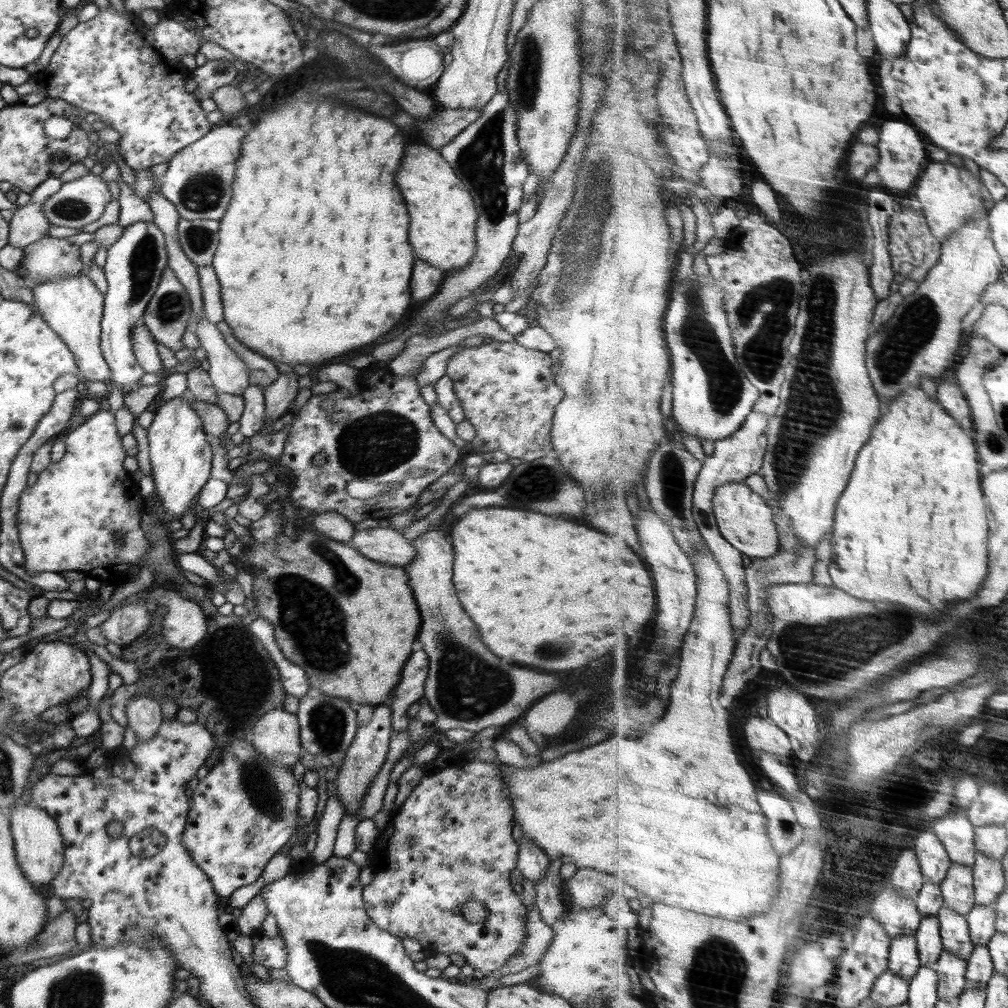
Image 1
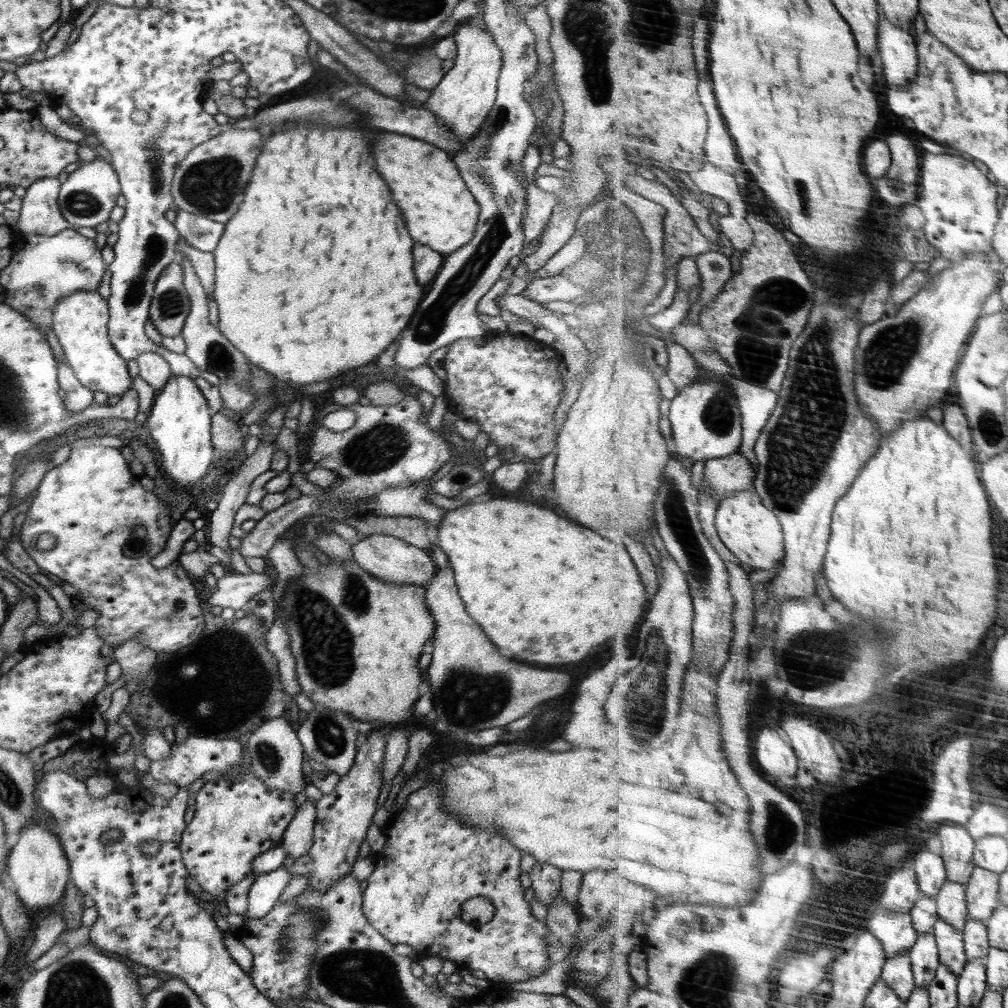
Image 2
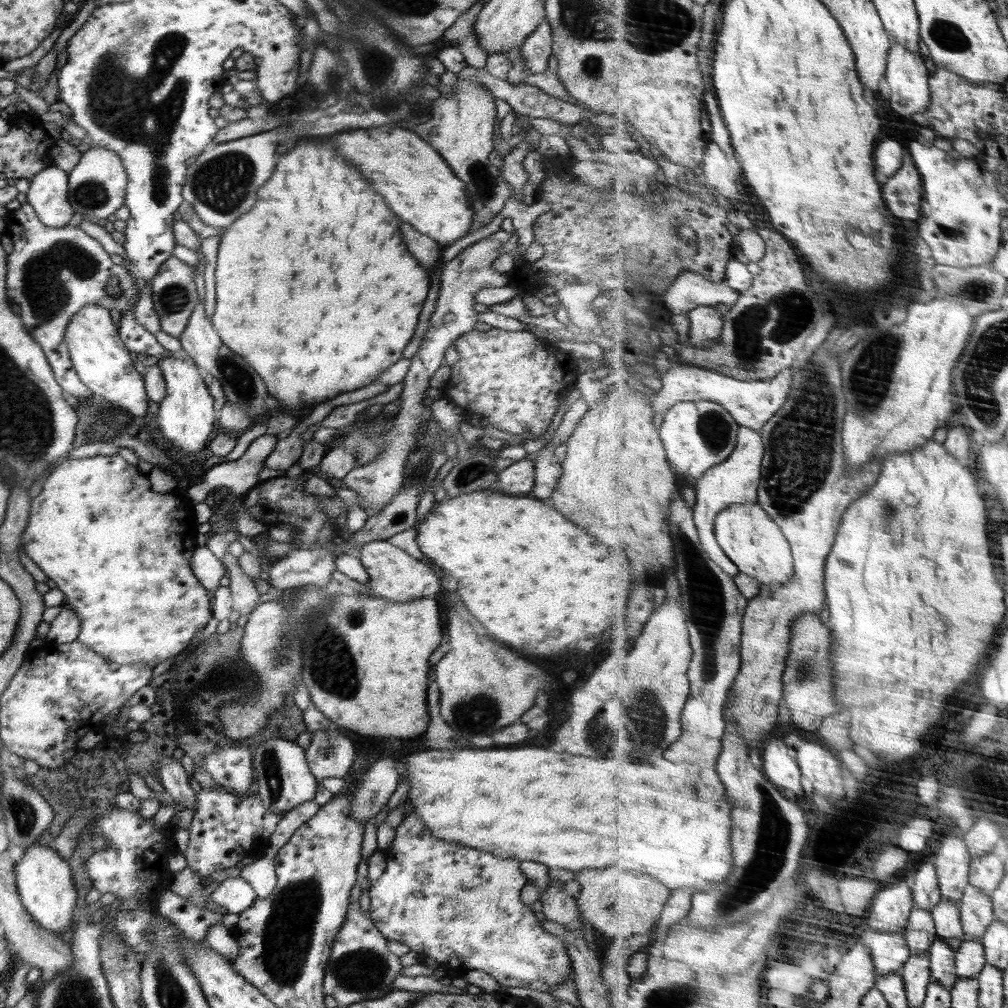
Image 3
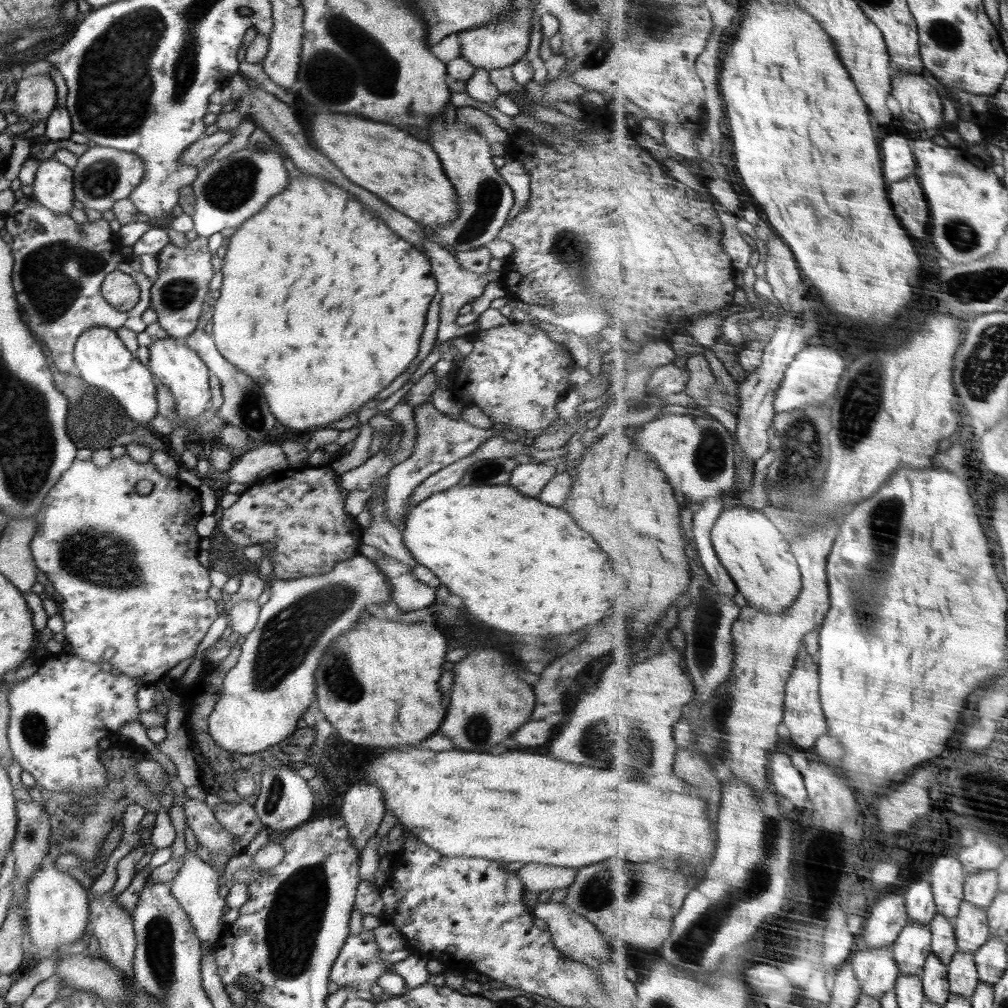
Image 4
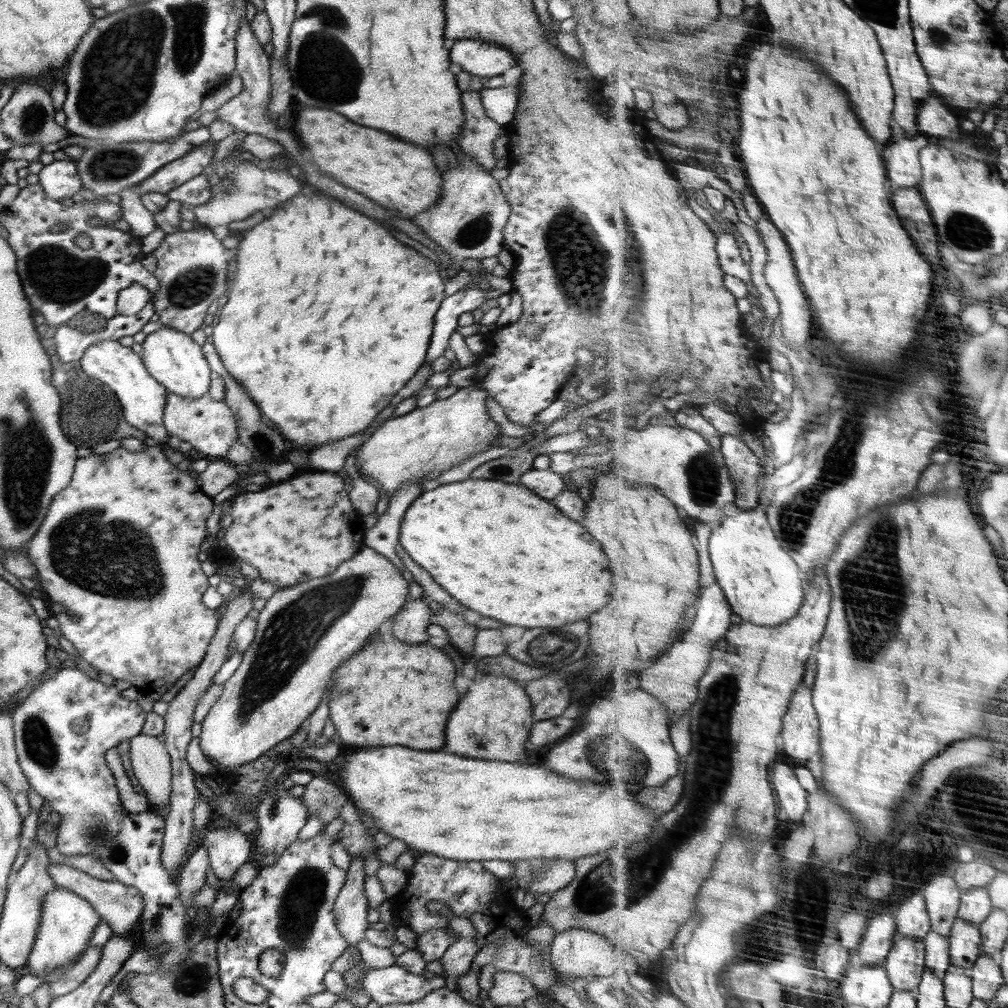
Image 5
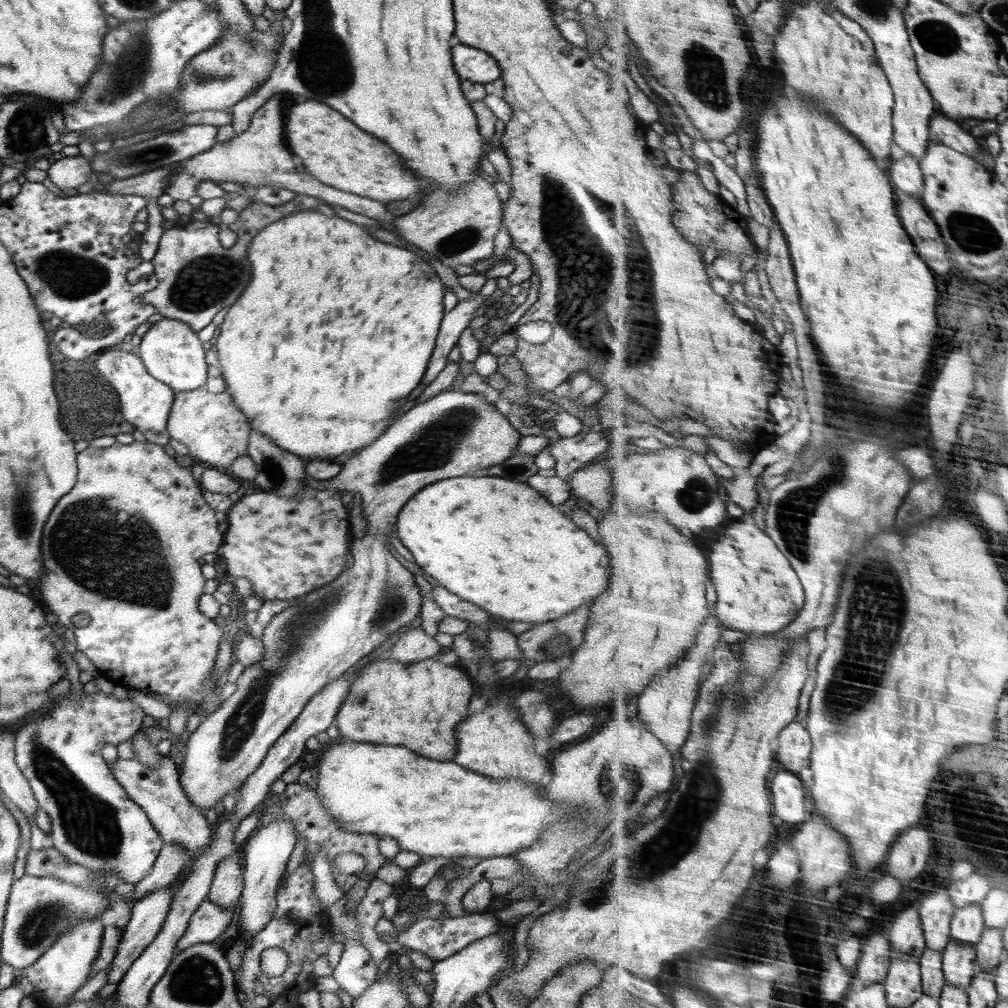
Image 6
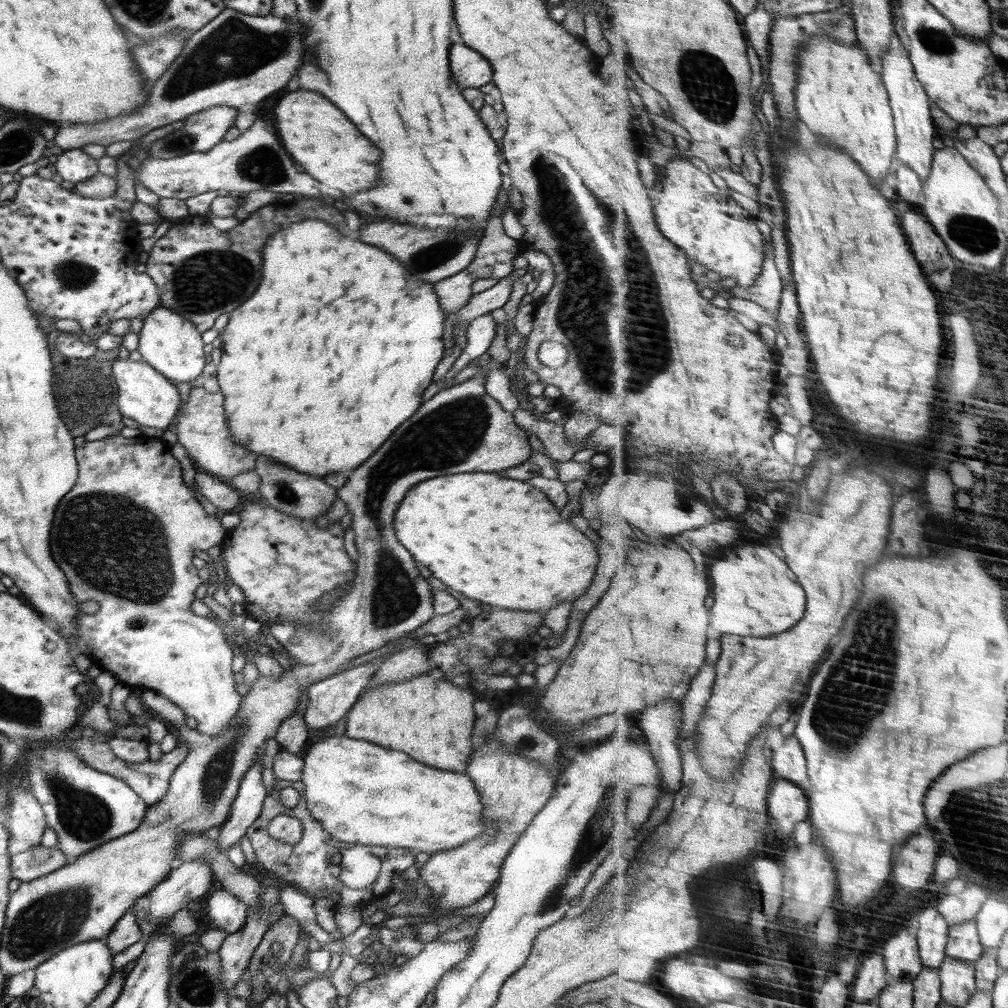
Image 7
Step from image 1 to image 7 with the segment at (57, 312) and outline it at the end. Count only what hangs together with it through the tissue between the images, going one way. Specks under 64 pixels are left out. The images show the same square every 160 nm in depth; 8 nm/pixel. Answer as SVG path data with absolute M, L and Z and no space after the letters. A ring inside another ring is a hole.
M116 359L112 365L112 372L118 389L117 403L119 411L148 428L166 430L173 424L180 405L180 395L176 384L162 376L155 368L152 368L146 361L132 361L130 359Z

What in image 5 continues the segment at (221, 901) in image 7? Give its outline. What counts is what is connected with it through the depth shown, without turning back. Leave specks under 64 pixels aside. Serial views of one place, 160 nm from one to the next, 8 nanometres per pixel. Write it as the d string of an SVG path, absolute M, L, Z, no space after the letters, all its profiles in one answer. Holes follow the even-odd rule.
M209 826L204 827L201 830L199 845L204 845L207 848L210 868L218 877L218 880L230 880L230 882L232 882L238 868L245 862L252 860L254 854L251 836L245 834L236 826L217 827L215 829L210 829Z

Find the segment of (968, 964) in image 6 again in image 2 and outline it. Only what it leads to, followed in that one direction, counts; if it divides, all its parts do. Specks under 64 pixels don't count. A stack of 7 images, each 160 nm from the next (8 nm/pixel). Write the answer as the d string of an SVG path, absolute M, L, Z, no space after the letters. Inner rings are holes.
M977 866L968 883L967 901L971 918L988 921L1002 906L1000 901L1001 874Z

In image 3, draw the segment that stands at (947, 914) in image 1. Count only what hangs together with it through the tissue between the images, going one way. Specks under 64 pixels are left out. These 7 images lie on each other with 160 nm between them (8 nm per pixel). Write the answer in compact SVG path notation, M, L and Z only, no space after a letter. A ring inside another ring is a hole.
M938 938L931 948L932 975L948 990L954 990L959 983L958 968L956 968L958 950L954 950L943 938Z

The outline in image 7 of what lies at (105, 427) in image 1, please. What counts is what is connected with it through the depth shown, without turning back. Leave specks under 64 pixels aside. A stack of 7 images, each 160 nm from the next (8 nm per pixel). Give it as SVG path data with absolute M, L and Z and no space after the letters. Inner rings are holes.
M120 434L111 435L102 440L86 441L80 446L76 446L75 454L80 474L78 474L74 488L60 500L60 504L56 508L56 516L54 516L54 524L52 524L52 558L68 576L69 589L72 590L71 593L79 606L86 600L94 600L100 604L100 609L96 613L82 613L79 609L79 615L75 618L81 637L89 644L86 655L92 663L100 666L102 670L118 676L118 682L126 683L130 688L137 688L138 690L154 690L160 696L169 699L178 708L181 708L187 717L192 716L198 721L195 730L208 737L218 737L240 711L242 697L236 690L235 674L231 668L236 647L234 646L235 641L232 640L225 626L218 624L215 619L196 615L190 610L190 604L194 600L194 590L203 583L199 570L192 563L192 558L194 558L194 550L207 552L212 546L221 544L228 530L222 527L220 520L214 514L208 514L204 510L204 507L194 496L192 489L184 484L181 465L172 456L170 446L161 438L142 434L136 438L124 438Z

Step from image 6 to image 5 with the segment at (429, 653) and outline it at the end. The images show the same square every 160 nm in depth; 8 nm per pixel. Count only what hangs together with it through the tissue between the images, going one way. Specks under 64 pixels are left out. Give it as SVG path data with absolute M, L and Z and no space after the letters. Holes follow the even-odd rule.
M424 596L406 601L401 611L392 618L392 634L408 644L430 643L426 628L431 624L433 607L434 605Z

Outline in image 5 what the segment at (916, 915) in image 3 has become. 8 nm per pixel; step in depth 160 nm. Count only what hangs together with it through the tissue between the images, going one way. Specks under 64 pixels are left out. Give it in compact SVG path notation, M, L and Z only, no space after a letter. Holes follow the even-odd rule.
M914 936L899 937L885 966L896 991L917 992L927 969L927 944Z

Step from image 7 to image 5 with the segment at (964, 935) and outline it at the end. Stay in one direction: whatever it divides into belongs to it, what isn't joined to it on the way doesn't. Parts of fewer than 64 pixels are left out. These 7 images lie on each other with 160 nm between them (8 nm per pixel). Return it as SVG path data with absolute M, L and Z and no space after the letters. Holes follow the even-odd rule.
M977 886L964 891L959 918L981 925L994 909L989 886Z

